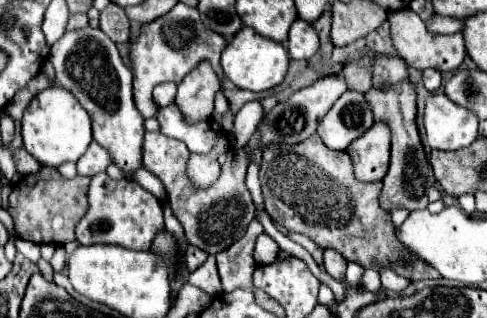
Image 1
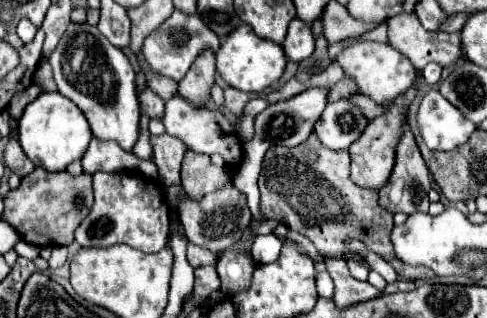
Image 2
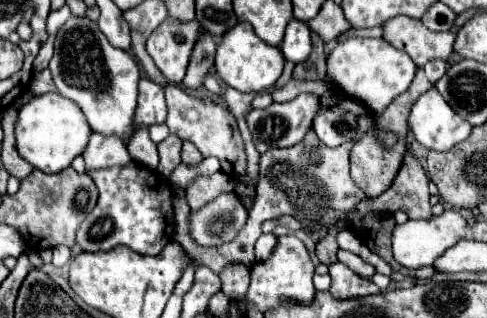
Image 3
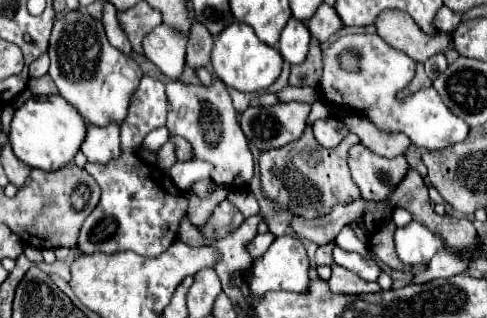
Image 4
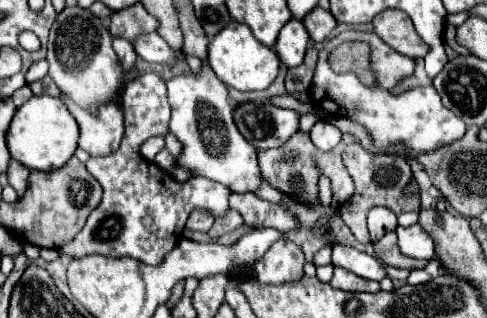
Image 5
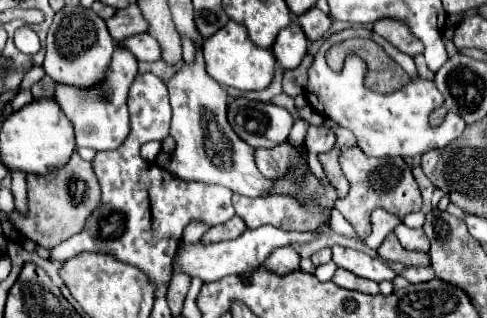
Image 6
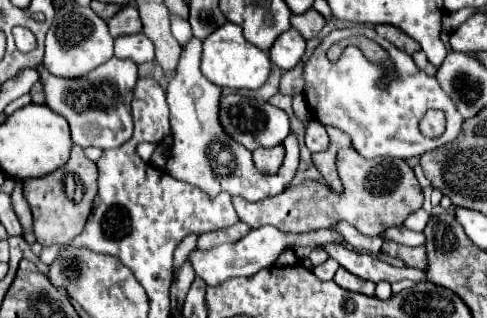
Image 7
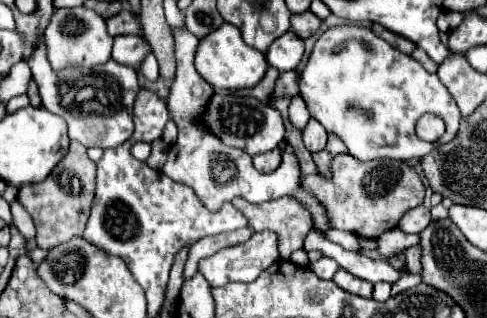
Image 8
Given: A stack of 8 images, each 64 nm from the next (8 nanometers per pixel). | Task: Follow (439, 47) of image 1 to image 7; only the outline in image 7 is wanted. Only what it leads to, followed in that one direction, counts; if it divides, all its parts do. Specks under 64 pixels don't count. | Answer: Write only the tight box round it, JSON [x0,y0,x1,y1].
[374,24,420,54]

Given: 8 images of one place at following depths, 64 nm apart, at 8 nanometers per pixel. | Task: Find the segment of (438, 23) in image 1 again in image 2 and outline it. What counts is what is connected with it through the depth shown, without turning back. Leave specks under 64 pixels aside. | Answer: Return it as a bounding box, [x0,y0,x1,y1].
[438,14,468,32]

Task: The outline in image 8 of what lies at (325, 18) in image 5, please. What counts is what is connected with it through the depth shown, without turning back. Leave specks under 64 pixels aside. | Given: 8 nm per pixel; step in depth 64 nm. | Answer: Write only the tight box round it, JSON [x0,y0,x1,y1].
[290,10,322,40]

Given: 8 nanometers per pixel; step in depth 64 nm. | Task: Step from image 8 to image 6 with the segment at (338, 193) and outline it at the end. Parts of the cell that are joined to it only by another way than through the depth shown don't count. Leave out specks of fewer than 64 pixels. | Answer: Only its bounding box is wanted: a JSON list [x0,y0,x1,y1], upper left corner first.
[232,146,422,238]

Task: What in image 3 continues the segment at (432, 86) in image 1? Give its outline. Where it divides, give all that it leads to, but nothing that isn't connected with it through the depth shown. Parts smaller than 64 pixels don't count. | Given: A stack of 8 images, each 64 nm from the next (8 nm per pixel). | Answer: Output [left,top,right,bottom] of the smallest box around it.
[424,60,446,84]

